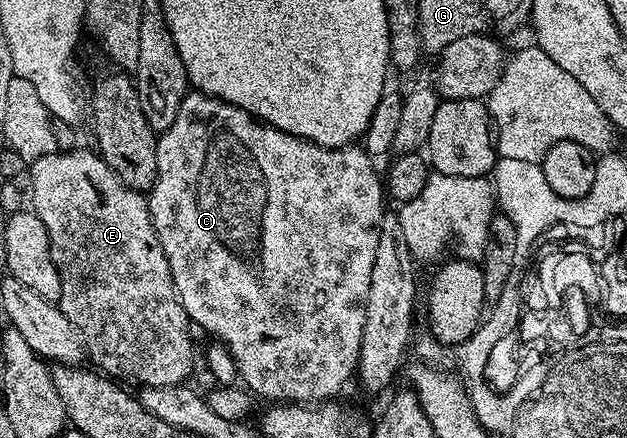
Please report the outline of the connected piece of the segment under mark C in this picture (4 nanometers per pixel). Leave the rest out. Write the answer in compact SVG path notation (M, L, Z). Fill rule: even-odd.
M187 92L184 100L180 104L180 112L176 112L176 120L172 120L172 128L161 131L158 134L158 147L156 148L156 180L148 191L148 205L150 208L150 219L156 228L156 236L160 240L160 244L164 248L164 256L168 260L168 268L172 272L172 280L174 281L174 291L178 294L178 299L182 302L182 307L191 323L195 327L198 326L202 330L207 330L211 334L211 339L217 340L232 356L234 361L234 369L237 377L240 379L241 385L249 390L251 394L259 399L270 398L274 404L321 404L329 402L342 390L342 385L349 378L355 377L358 368L358 357L360 356L360 340L364 332L364 316L366 315L366 301L368 300L368 288L372 284L372 264L376 264L376 244L378 243L378 229L382 227L382 215L384 207L382 207L382 194L384 198L384 182L374 171L376 166L375 159L366 153L361 145L351 144L349 146L337 146L336 148L328 148L327 146L318 146L315 142L309 142L303 138L292 136L288 132L278 130L274 126L263 124L253 114L249 114L246 110L241 110L239 106L228 104L219 98L213 98L211 94L199 94L197 92Z

